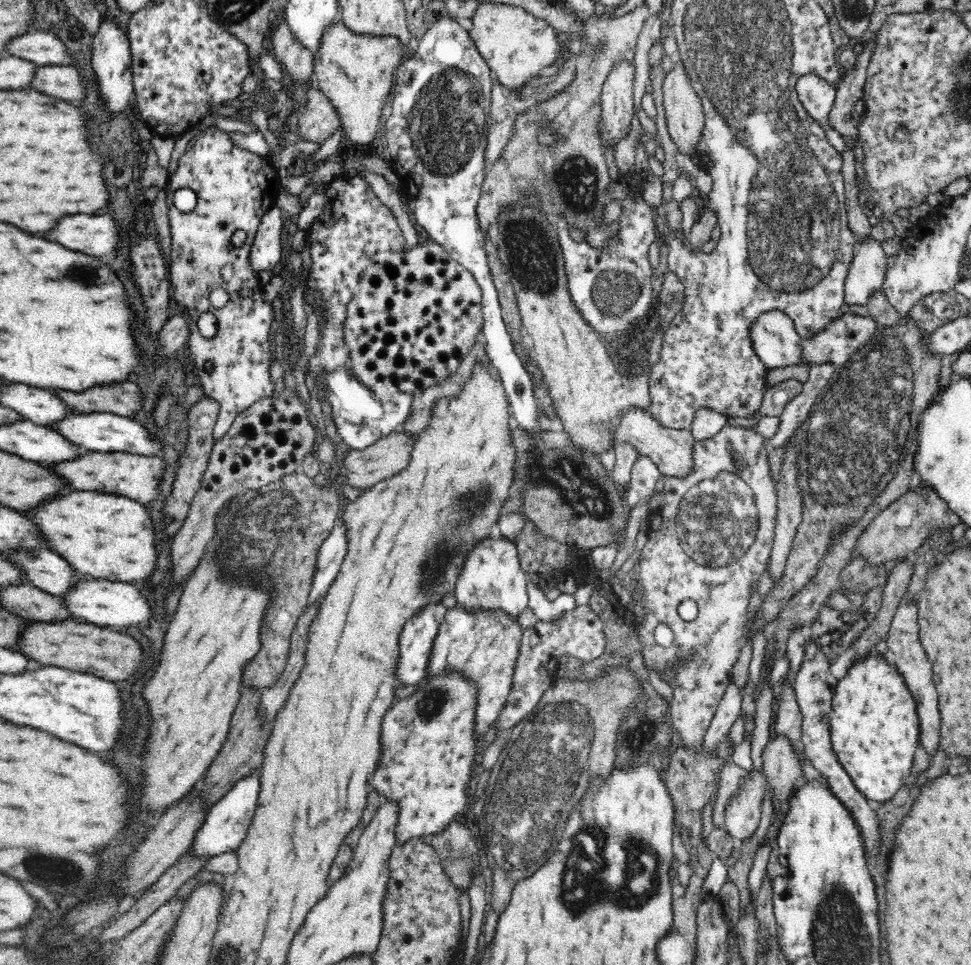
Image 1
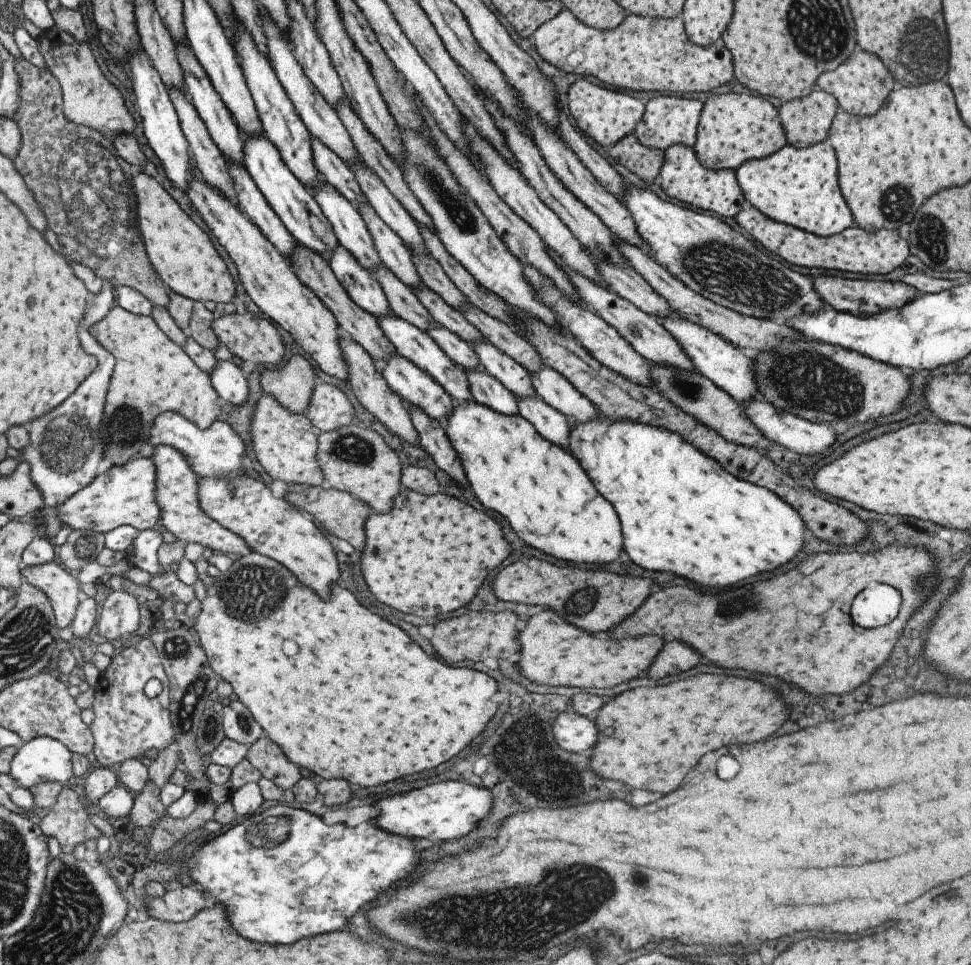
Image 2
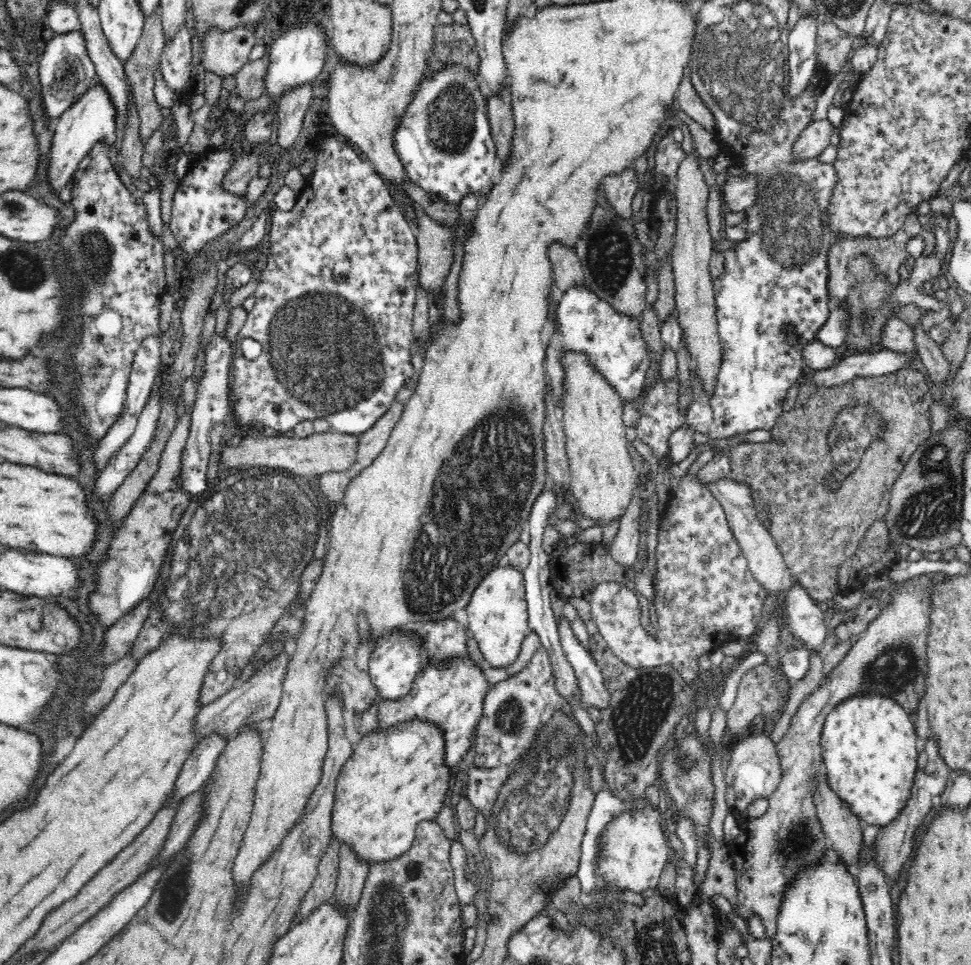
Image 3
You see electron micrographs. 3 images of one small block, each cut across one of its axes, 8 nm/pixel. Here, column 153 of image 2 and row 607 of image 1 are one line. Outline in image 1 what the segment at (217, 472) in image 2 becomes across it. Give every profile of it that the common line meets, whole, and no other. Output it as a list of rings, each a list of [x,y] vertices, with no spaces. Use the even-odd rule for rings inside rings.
[[[442,602],[428,604],[409,618],[399,634],[399,659],[395,670],[398,684],[418,685],[427,676],[427,664],[447,608]]]

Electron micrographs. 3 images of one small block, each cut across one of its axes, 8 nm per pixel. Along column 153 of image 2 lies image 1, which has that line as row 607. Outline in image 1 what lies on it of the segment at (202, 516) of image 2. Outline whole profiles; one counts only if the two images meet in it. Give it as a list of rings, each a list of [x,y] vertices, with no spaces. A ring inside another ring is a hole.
[[[456,605],[446,610],[444,622],[440,624],[438,636],[432,646],[425,679],[455,672],[475,684],[477,688],[475,742],[488,732],[488,728],[496,722],[506,704],[513,683],[513,670],[524,636],[523,632],[516,618],[511,618],[497,608],[468,612]]]

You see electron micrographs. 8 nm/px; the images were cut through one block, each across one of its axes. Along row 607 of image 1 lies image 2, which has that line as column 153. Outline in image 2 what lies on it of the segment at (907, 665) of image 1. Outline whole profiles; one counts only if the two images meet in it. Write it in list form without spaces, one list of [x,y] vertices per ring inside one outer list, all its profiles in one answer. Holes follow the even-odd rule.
[[[182,885],[181,888],[165,891],[162,898],[150,898],[142,906],[154,918],[162,918],[166,922],[184,922],[206,908],[206,898],[201,888]]]

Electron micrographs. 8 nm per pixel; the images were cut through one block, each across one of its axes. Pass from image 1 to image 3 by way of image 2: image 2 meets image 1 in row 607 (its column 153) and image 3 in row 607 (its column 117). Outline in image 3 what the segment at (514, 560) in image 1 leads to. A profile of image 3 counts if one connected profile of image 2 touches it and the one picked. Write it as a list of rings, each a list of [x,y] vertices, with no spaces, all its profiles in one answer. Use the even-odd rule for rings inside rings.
[[[507,563],[494,568],[476,586],[465,609],[470,635],[476,639],[486,665],[494,668],[510,666],[518,658],[522,643],[530,632],[523,571]]]

